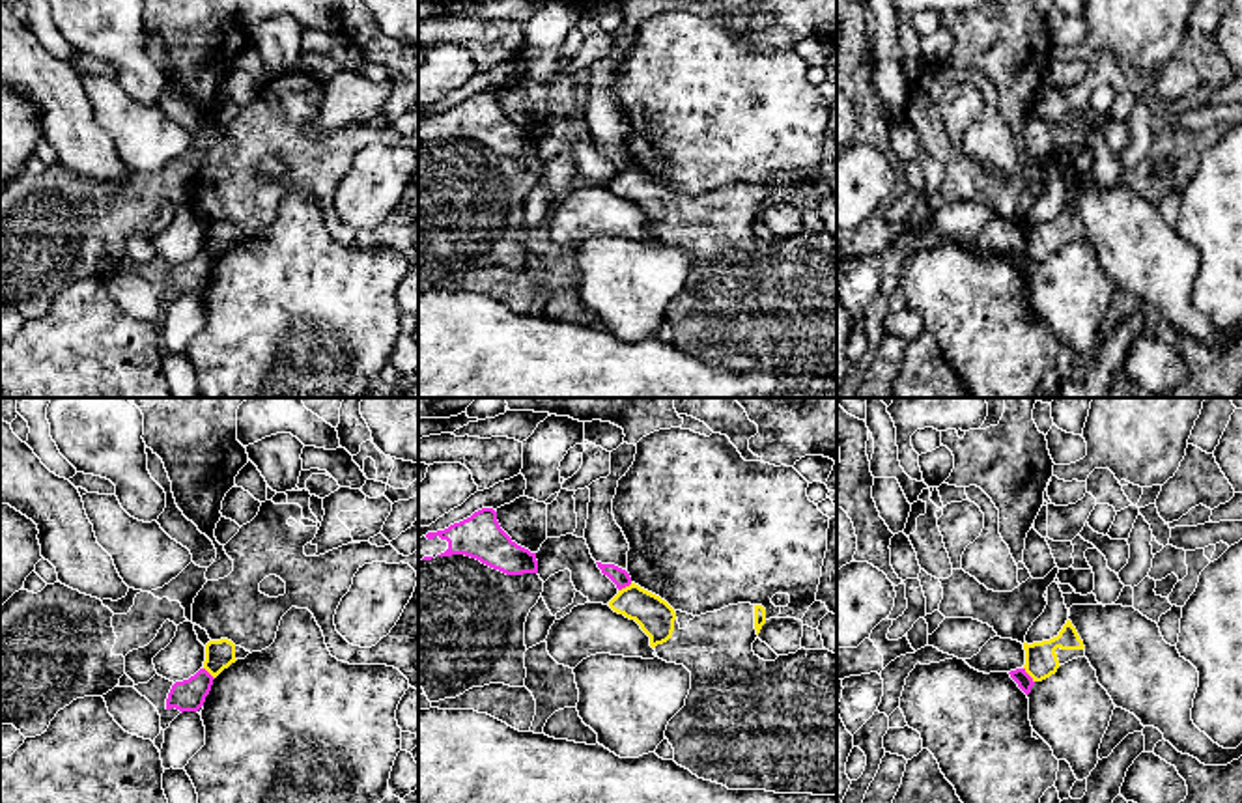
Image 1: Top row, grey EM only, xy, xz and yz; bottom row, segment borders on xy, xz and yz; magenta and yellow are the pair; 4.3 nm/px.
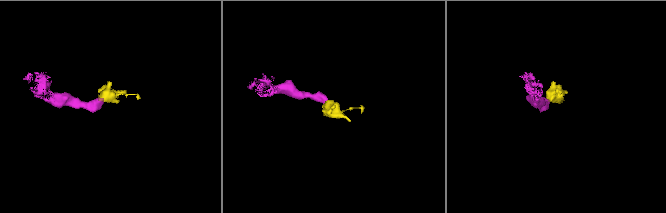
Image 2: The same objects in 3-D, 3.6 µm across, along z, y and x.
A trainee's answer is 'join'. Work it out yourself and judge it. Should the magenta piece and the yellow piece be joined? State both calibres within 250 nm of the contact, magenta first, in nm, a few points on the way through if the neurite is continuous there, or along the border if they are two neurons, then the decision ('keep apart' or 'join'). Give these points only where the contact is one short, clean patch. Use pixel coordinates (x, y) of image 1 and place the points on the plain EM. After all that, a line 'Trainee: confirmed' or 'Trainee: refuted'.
70/140 nm | along yz (1024, 249), (1033, 264) | keep apart
Trainee: refuted

